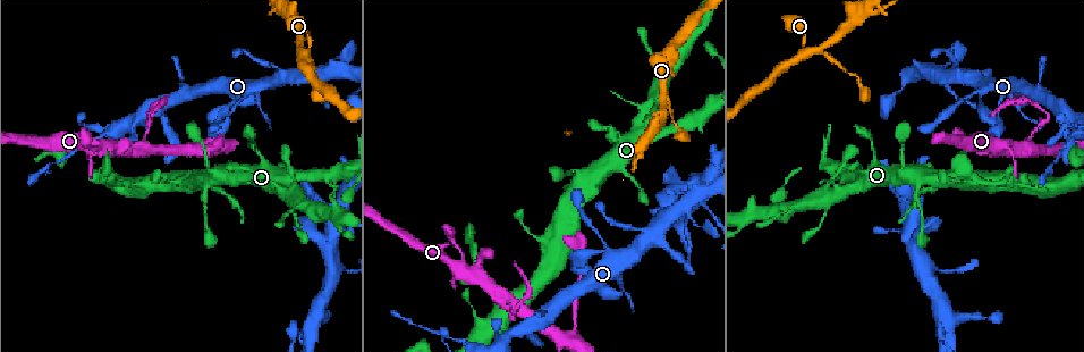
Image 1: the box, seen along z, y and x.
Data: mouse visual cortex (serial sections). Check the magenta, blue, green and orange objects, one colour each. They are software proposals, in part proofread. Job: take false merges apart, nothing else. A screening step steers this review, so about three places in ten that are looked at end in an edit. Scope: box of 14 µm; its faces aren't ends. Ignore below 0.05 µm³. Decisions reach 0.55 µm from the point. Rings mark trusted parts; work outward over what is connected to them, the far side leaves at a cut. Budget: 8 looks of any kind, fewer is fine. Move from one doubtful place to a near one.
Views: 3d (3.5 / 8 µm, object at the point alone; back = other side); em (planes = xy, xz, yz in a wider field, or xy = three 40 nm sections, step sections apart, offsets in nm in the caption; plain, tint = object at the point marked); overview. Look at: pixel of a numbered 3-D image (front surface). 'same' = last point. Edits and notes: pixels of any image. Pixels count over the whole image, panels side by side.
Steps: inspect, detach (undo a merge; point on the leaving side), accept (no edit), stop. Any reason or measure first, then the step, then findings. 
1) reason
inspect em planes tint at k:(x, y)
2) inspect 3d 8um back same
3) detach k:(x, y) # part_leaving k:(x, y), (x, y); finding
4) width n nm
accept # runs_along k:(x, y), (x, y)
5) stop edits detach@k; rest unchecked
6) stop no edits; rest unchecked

a fork
inspect 3d 3.5um at 1:(1002, 182)

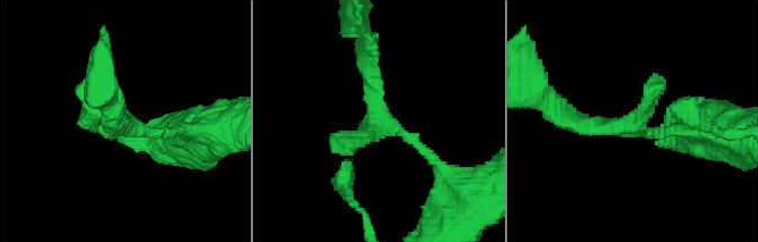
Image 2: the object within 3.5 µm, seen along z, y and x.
inspect em planes tint at 2:(130, 128)

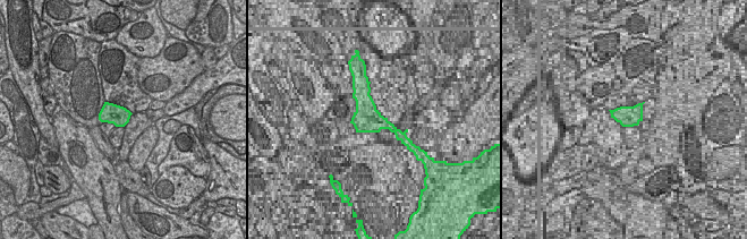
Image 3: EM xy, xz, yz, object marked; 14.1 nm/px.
accept # runs_along 2:(440, 172), (378, 117), (368, 52); continuous, no second cell

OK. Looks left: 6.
a narrow waist
inspect em xy step 5 tint at 1:(511, 308)

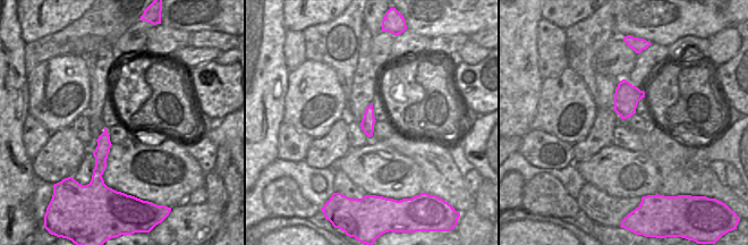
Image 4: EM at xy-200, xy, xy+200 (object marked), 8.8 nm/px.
see where the arms go
inspect 3d 3.5um same

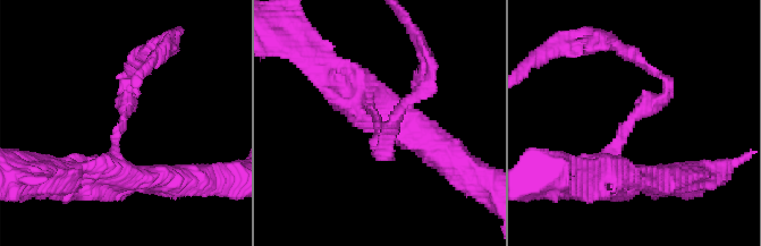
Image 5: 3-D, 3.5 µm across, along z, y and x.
accept # runs_along 4:(104, 135), (98, 177); one cell here

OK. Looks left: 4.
sudden change in width
inspect 3d 3.5um at 1:(107, 134)

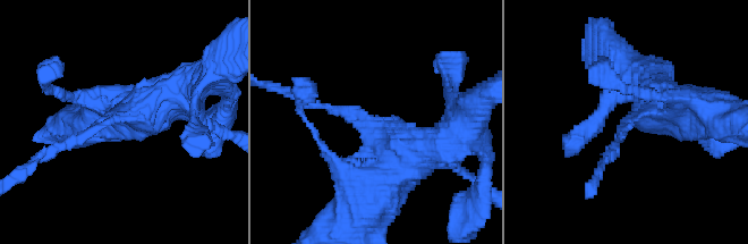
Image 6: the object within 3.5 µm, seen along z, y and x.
now the EM
inspect em xy step 5 tint at 6:(374, 121)

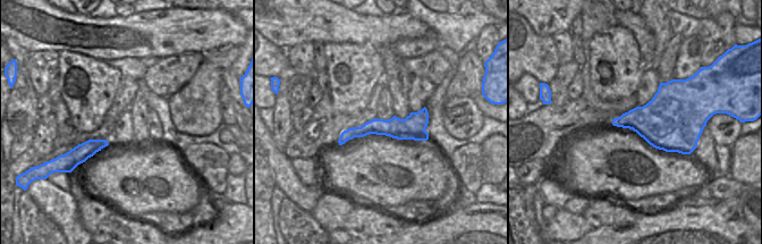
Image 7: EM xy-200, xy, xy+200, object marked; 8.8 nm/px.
another direction
inspect em xy step 3 tint same

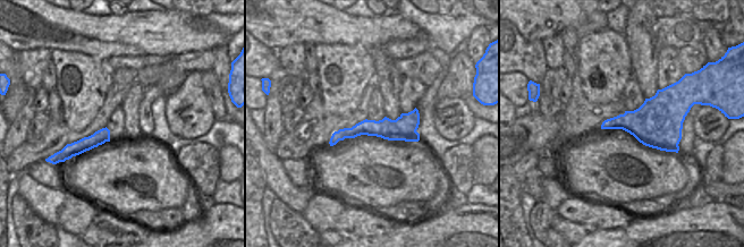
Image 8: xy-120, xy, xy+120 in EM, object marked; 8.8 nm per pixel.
arm_widths 100, 500 nm
accept # runs_along 8:(416, 137), (357, 129), (332, 142); all the same cell

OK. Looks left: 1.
stop no edits; rest unchecked

